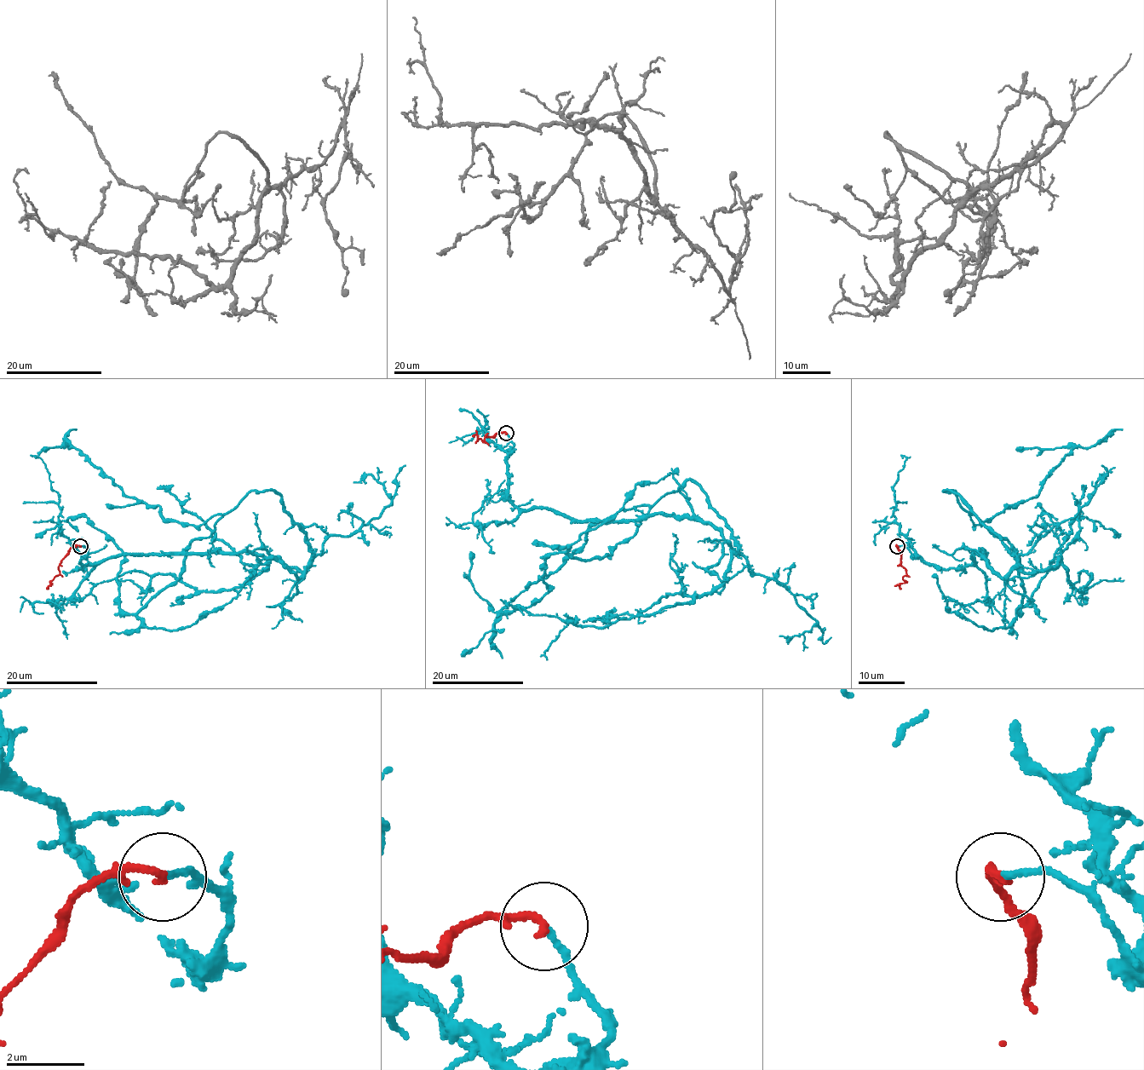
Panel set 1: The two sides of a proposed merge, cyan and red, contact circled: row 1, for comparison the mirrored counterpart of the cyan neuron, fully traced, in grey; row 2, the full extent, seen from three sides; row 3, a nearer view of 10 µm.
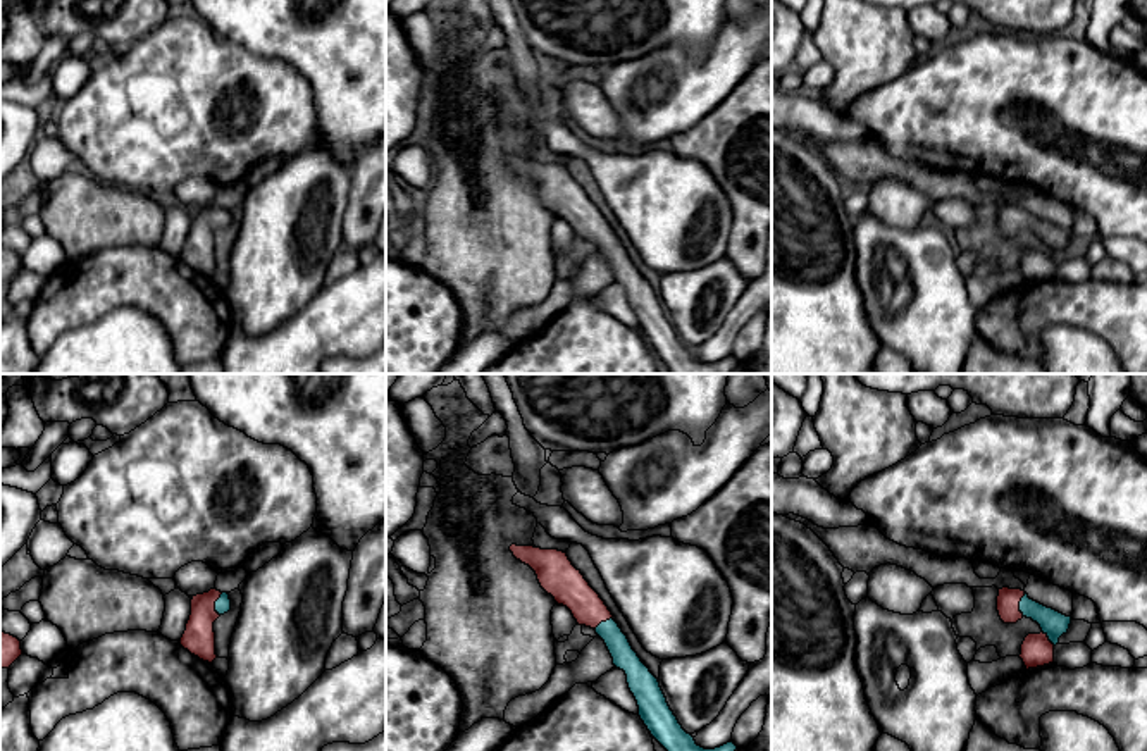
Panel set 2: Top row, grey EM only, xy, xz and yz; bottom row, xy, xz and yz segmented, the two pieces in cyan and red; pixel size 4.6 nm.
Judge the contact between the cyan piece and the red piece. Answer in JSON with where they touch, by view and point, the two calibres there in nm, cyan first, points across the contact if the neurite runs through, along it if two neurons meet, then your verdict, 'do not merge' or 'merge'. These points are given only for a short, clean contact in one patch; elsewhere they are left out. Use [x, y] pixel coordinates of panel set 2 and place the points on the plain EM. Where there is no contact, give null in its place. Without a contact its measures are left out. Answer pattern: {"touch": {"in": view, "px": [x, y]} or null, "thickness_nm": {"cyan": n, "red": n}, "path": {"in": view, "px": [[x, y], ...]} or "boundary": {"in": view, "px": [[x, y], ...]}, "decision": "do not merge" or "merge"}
{"touch": {"in": "yz", "px": [1020, 219]}, "thickness_nm": {"cyan": 120, "red": 110}, "path": {"in": "yz", "px": [[1054, 238], [1020, 219], [1008, 216]]}, "decision": "merge"}

